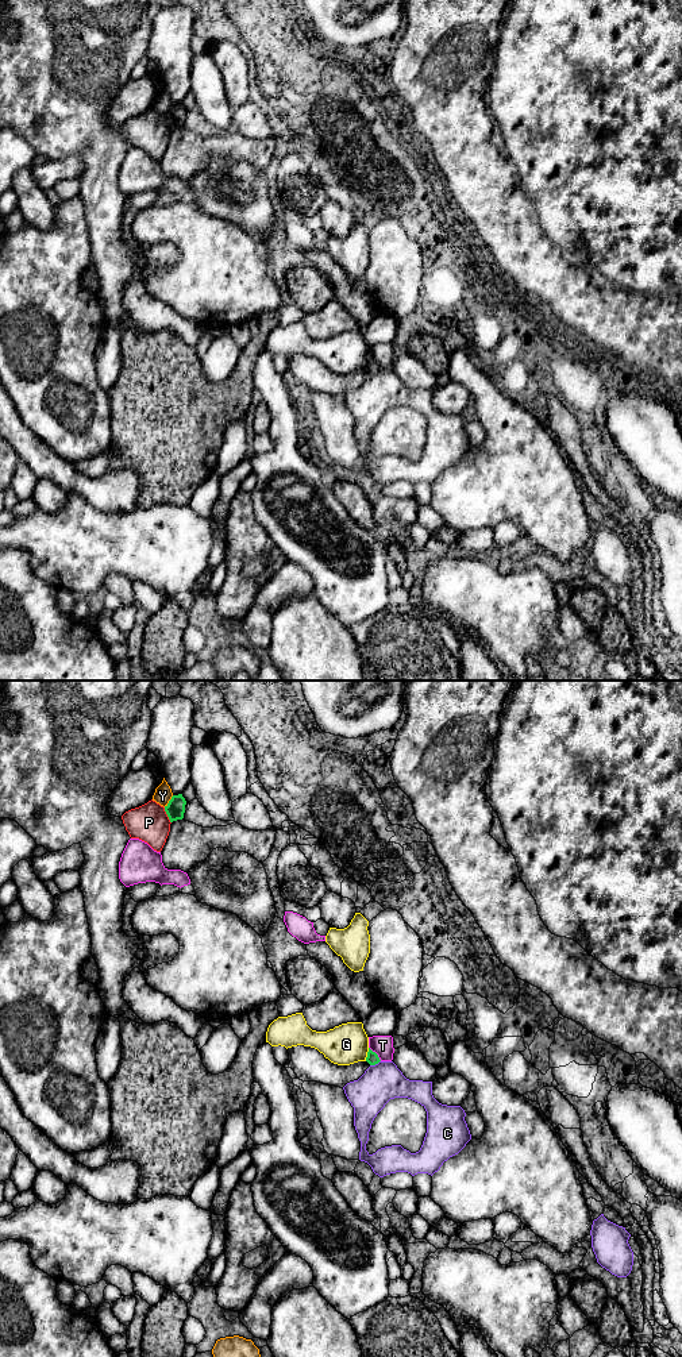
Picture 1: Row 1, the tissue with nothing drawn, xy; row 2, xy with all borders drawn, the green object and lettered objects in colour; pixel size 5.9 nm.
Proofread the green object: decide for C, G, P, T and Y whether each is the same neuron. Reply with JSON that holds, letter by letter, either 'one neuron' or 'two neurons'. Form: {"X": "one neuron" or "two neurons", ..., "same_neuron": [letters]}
{"C": "two neurons", "G": "two neurons", "P": "two neurons", "T": "two neurons", "Y": "two neurons", "same_neuron": []}

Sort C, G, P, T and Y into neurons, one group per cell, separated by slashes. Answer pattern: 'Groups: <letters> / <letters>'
Groups: C / G / P / T / Y

